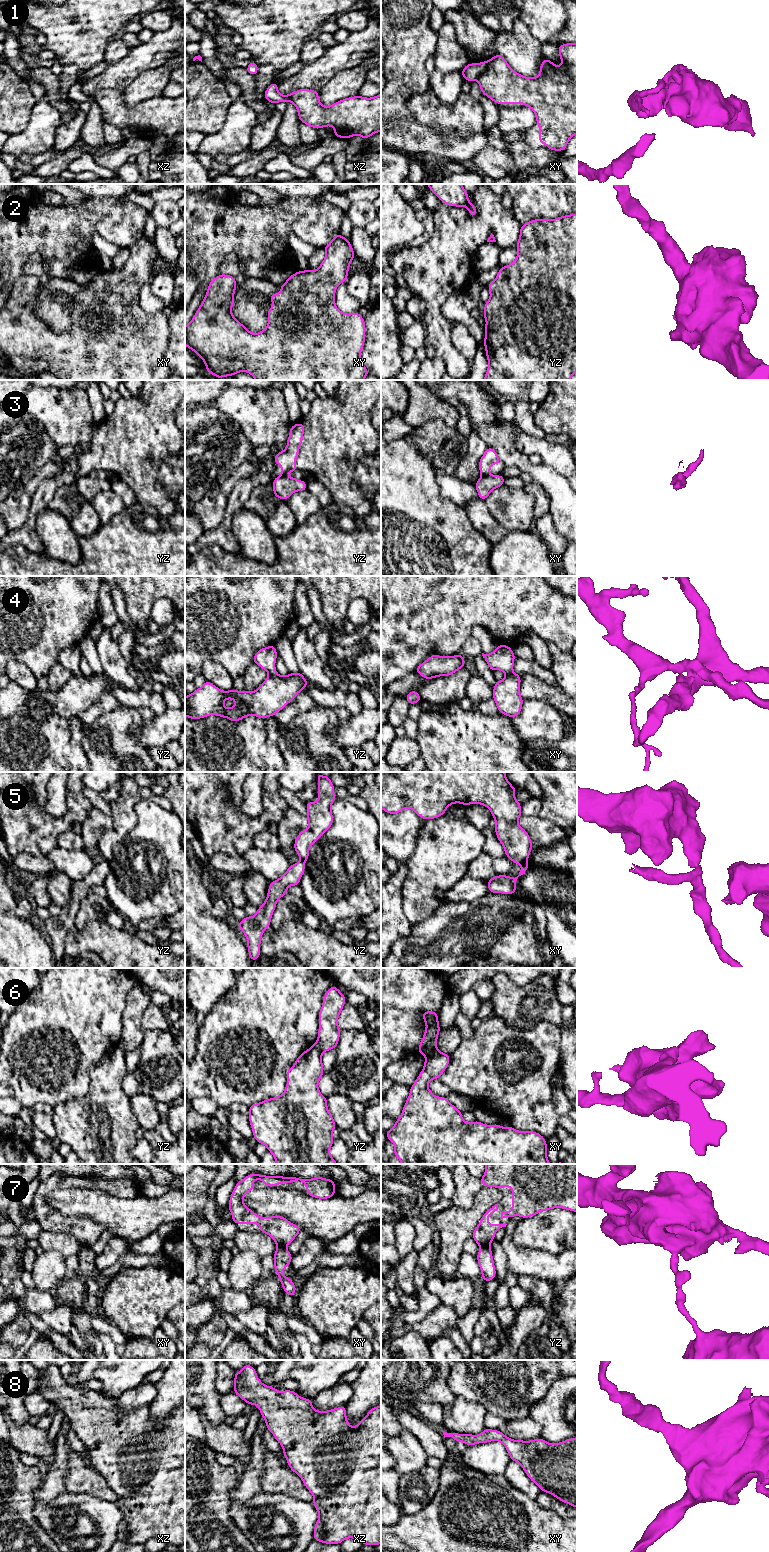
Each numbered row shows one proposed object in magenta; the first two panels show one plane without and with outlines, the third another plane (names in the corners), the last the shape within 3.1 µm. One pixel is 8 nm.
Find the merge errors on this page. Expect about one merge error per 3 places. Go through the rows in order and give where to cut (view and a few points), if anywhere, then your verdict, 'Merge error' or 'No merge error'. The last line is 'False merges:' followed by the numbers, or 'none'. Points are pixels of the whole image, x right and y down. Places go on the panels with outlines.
1: Split along xy (487, 61), (487, 67), (476, 78). Merge error
2: No split. No merge error
3: Split along xy (489, 474), (482, 476). Merge error
4: Split along yz (276, 672), (269, 675). Merge error
5: Split along xy (526, 860), (521, 864). Merge error
6: Split along xy (435, 1044), (424, 1054). Merge error
7: Split along xy (277, 1245), (285, 1247). Merge error
8: No split. No merge error
False merges: 1, 3, 4, 5, 6, 7

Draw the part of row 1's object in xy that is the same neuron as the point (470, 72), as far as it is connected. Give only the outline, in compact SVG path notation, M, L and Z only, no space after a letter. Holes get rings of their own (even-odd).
M483 61L481 63L469 63L467 64L461 74L463 78L469 82L475 81L478 76L483 73L487 68L487 61Z

